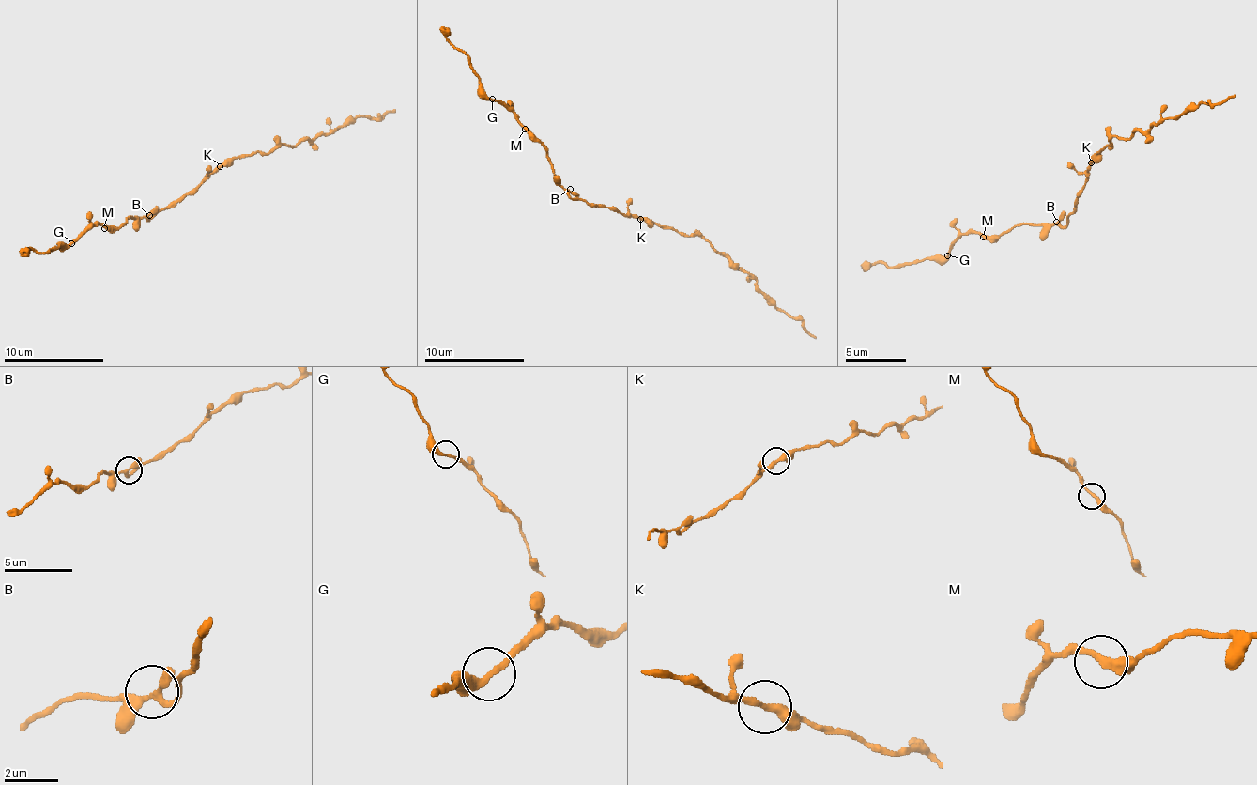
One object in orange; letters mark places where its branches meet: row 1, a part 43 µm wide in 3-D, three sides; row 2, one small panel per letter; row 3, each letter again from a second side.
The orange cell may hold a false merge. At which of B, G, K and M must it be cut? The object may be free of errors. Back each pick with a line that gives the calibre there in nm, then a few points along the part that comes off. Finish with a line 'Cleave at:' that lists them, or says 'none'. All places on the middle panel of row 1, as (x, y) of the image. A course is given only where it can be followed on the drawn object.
K: calibre 320 nm; course (639, 219), (699, 234), (747, 274), (777, 307), (803, 322), (815, 339)
Cleave at: K

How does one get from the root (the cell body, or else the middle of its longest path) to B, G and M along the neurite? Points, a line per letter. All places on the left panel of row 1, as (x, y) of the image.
B: (189, 195), (181, 195), (164, 207), (157, 207), (149, 215)
G: (189, 195), (181, 195), (149, 215), (129, 218), (116, 228), (94, 225), (71, 243)
M: (189, 195), (181, 195), (149, 215), (129, 218), (119, 228), (104, 228)

